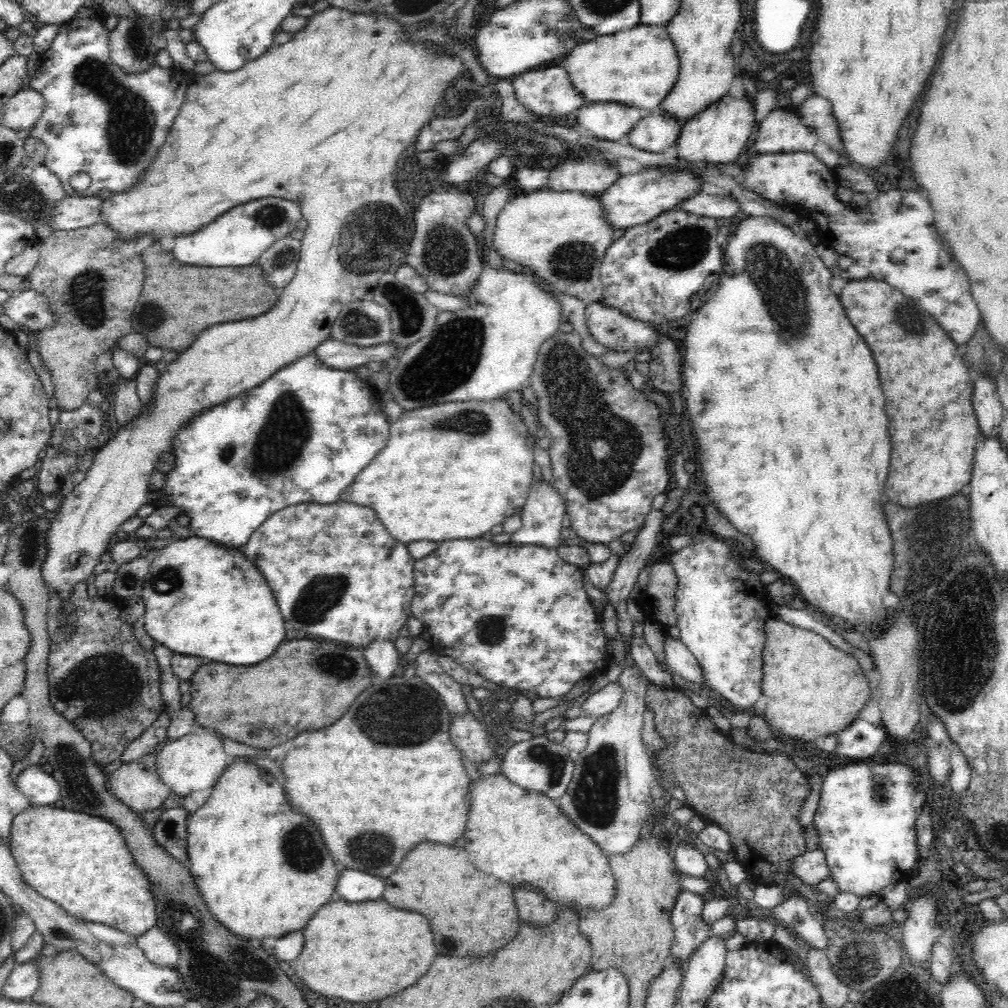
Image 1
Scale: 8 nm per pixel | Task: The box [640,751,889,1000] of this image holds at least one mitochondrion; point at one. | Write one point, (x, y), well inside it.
(850, 959)

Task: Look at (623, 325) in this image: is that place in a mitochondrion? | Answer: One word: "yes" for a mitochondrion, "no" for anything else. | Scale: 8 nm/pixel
no

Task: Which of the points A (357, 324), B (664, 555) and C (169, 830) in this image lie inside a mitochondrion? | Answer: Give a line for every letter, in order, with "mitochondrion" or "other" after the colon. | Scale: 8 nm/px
A: mitochondrion
B: other
C: mitochondrion

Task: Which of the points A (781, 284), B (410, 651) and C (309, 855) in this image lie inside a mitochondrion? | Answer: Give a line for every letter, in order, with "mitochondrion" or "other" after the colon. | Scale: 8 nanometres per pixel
A: mitochondrion
B: other
C: mitochondrion

